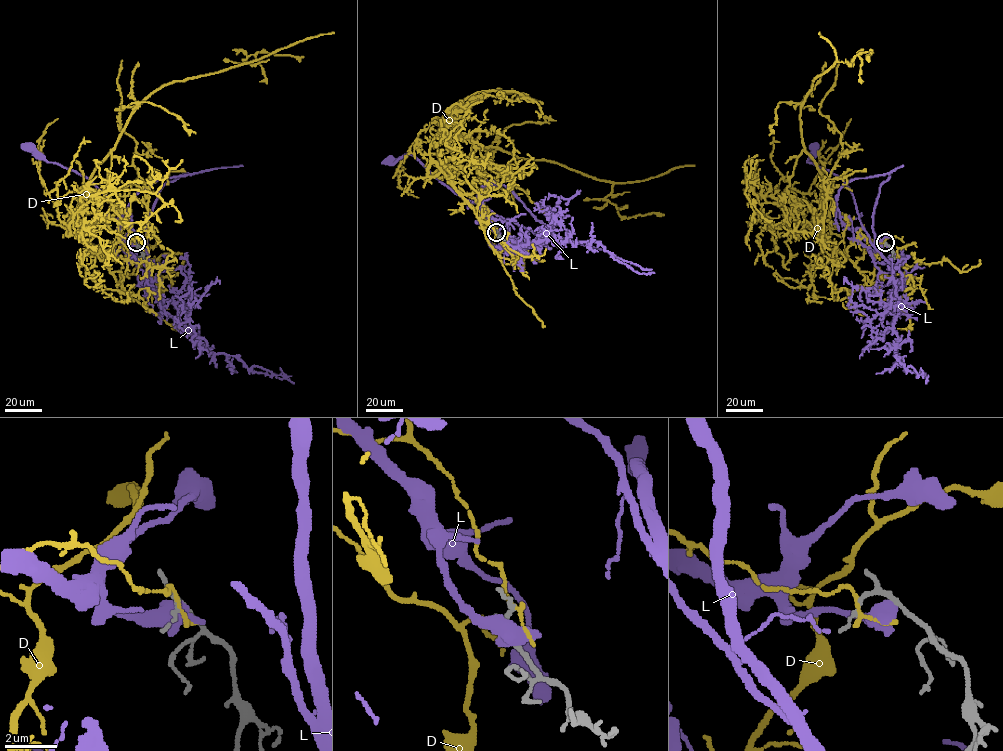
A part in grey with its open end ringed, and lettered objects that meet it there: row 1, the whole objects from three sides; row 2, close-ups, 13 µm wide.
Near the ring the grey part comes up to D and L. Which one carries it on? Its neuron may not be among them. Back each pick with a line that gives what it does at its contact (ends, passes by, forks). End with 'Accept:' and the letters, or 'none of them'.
Accept: none of them

